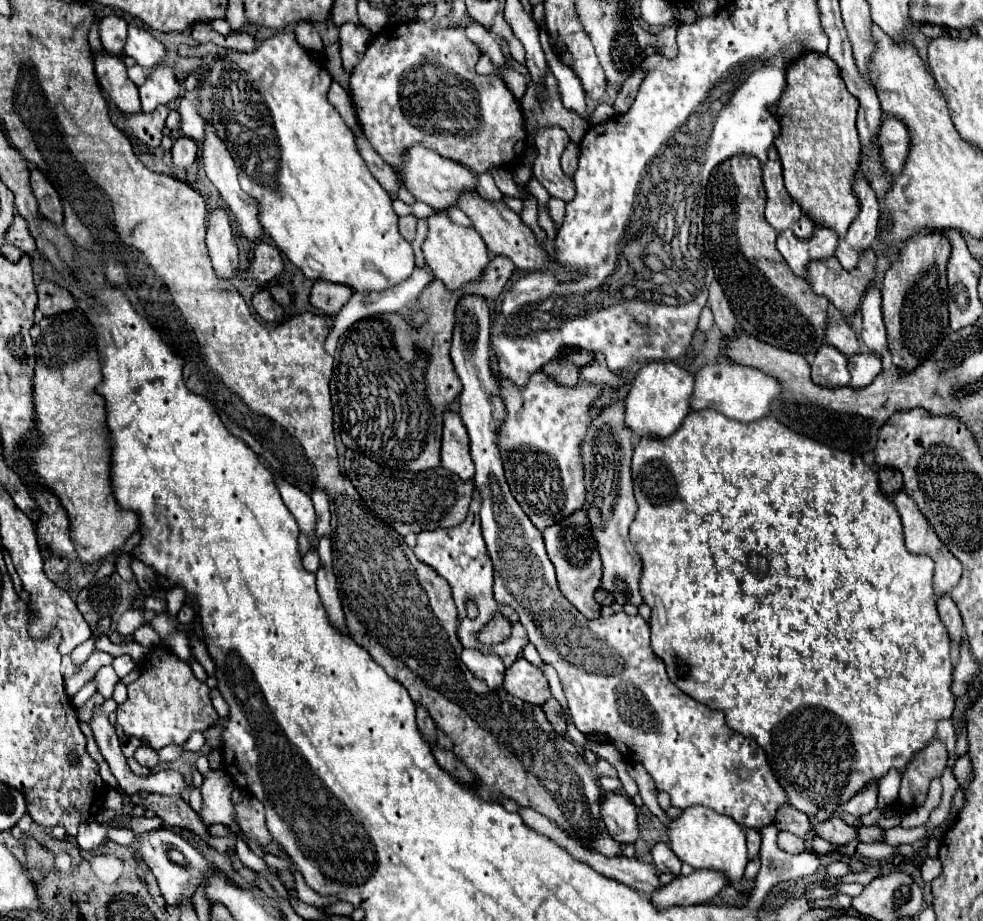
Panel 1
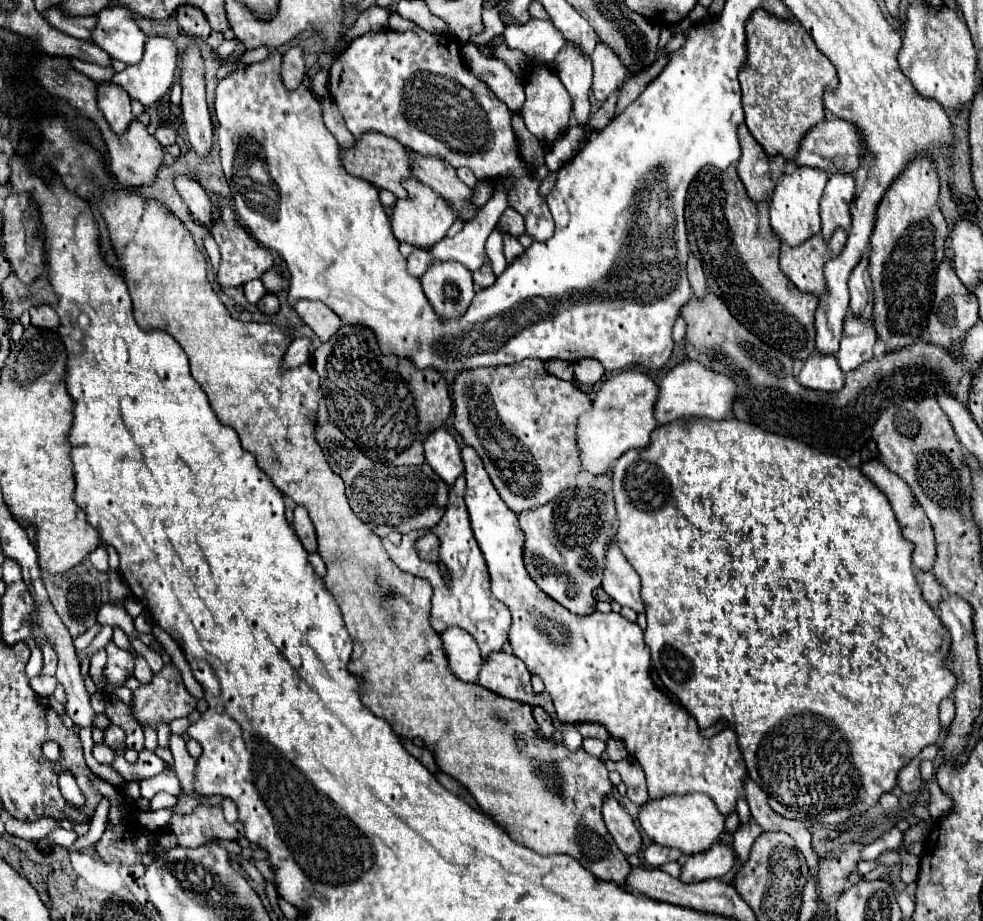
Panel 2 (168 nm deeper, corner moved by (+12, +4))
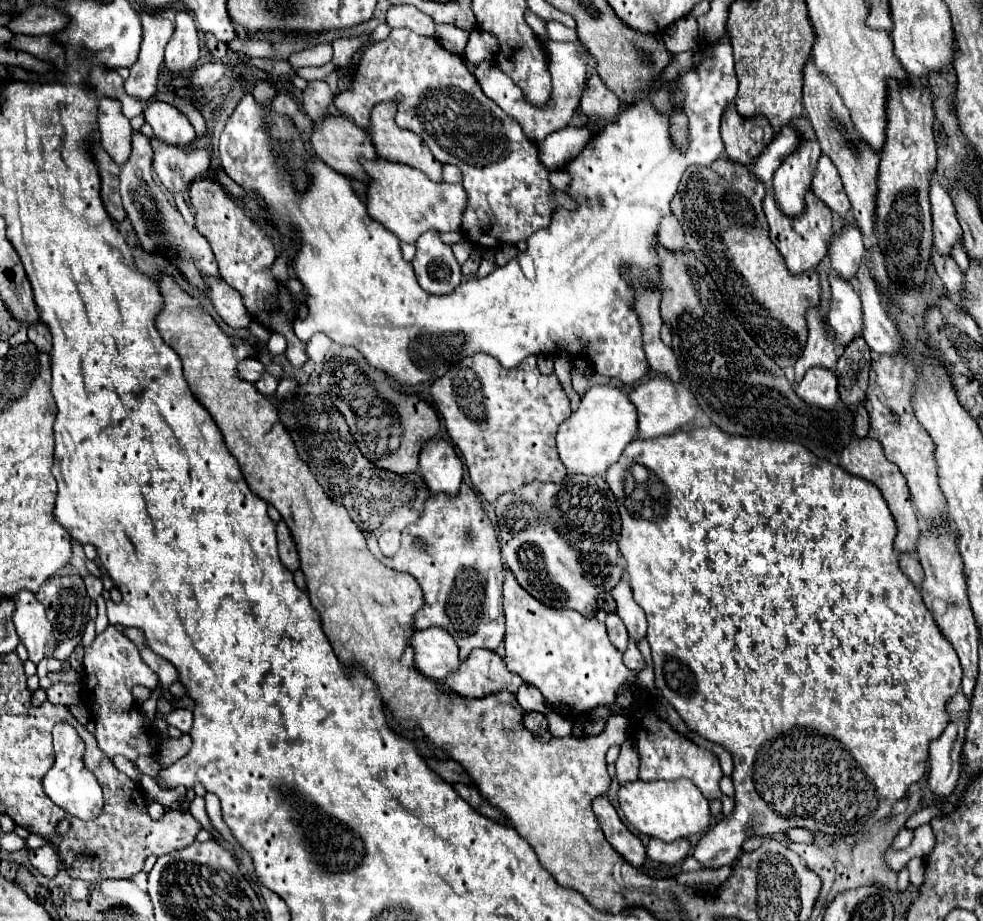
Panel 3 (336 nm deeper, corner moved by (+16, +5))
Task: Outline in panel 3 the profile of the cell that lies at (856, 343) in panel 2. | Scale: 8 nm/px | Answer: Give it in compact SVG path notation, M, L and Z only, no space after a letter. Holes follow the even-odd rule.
M836 271L828 273L828 281L832 291L832 311L828 311L828 323L836 333L834 343L846 347L854 337L862 335L860 297L846 279L836 275Z

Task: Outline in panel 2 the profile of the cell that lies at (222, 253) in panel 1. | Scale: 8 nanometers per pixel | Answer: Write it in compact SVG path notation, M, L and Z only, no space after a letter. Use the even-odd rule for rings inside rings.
M178 176L176 190L184 198L184 202L188 204L192 218L196 222L200 222L200 226L206 226L212 222L212 204L210 204L210 198L200 184L196 184L194 180L190 180L186 176Z

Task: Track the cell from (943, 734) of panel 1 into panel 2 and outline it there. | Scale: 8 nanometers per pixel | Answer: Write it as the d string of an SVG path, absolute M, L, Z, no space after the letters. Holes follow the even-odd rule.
M948 696L948 698L940 704L940 724L942 724L942 728L948 728L948 726L952 724L954 716L956 716L954 698L952 698L952 696Z

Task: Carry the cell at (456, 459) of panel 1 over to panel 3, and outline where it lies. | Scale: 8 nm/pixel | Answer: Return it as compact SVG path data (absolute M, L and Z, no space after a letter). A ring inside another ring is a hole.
M430 439L420 453L420 475L432 495L456 495L462 485L462 461L444 439Z

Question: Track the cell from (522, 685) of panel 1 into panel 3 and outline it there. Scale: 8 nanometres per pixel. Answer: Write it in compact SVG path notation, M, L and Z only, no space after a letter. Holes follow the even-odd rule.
M488 649L472 651L472 655L468 655L468 659L462 661L460 667L444 681L452 691L470 699L486 697L502 689L516 693L524 683L518 675L504 667L504 661L494 651Z

